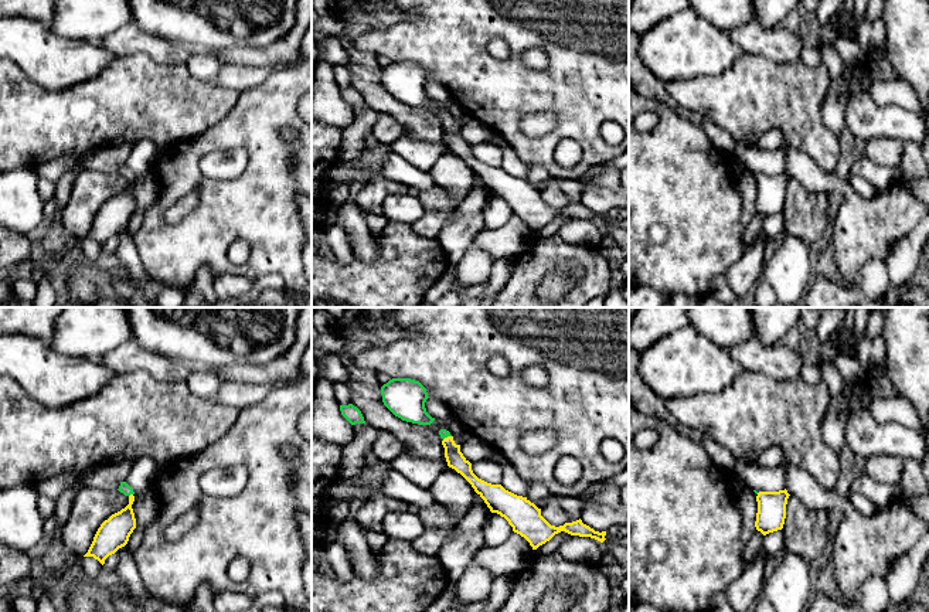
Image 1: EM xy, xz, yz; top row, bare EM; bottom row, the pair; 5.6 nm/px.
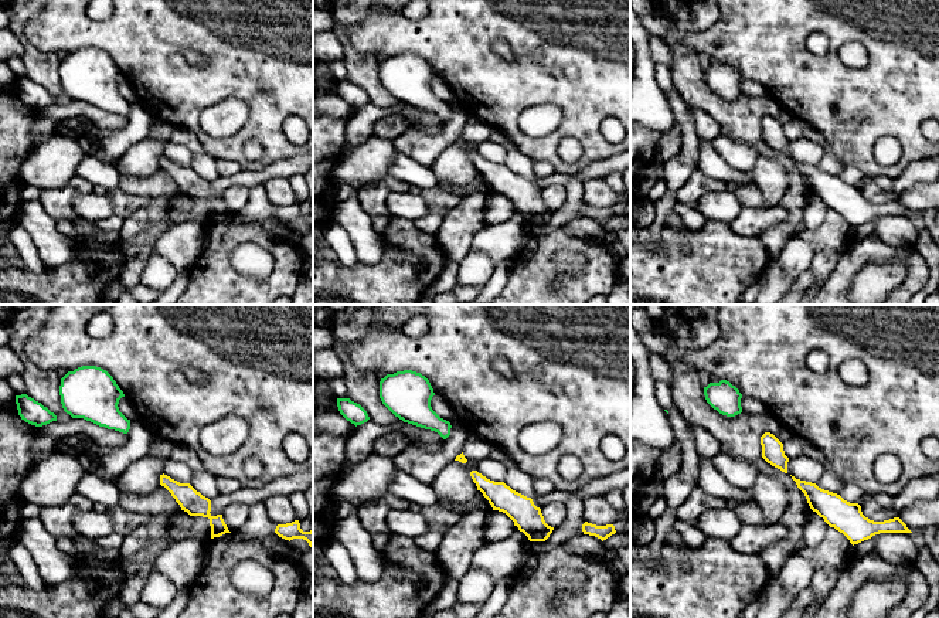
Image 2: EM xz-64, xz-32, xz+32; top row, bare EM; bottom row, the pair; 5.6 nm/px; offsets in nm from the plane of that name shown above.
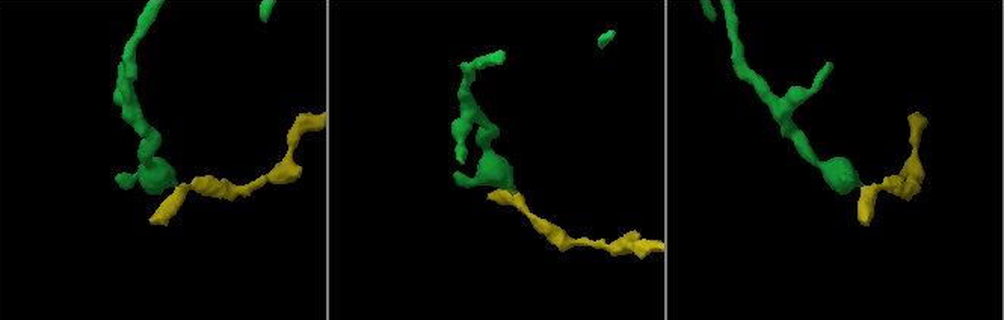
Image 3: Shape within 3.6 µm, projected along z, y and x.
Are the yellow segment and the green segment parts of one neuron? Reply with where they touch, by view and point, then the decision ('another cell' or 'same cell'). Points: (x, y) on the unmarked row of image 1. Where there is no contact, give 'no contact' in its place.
meets yellow in xy at (130, 177); same cell

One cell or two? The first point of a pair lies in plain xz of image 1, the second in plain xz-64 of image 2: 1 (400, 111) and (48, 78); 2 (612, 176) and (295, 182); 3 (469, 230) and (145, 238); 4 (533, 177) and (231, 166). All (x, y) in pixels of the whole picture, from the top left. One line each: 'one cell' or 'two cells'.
1: one cell
2: one cell
3: two cells
4: one cell

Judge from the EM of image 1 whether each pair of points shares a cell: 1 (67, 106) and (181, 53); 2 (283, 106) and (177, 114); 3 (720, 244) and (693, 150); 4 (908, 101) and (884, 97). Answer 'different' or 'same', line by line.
1: different
2: different
3: same
4: same

